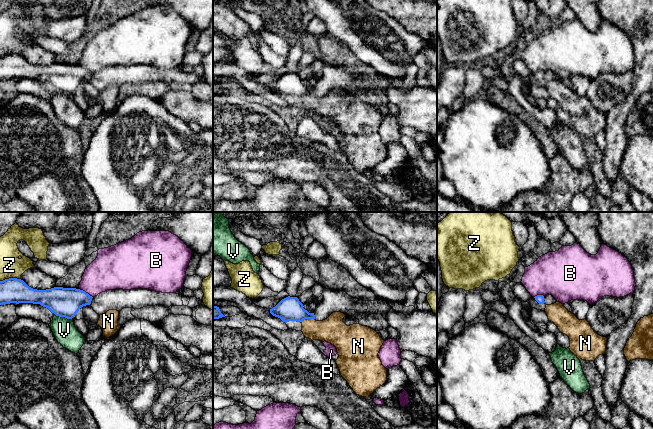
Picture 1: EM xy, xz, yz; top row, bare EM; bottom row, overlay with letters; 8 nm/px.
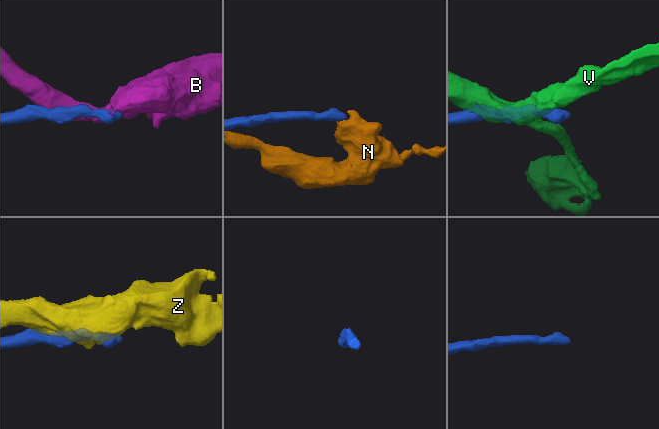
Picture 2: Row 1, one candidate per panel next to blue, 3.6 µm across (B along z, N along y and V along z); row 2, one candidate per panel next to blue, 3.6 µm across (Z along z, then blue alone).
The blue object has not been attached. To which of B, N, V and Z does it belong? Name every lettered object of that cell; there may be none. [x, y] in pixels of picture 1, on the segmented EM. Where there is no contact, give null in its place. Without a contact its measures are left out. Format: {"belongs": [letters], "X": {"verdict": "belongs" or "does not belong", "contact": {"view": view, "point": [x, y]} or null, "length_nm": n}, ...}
{"belongs": [], "B": {"verdict": "does not belong", "contact": {"view": "xy", "point": [84, 291]}, "length_nm": 140}, "N": {"verdict": "does not belong", "contact": {"view": "xz", "point": [307, 318]}, "length_nm": 120}, "V": {"verdict": "does not belong", "contact": {"view": "xy", "point": [62, 316]}, "length_nm": 130}, "Z": {"verdict": "does not belong", "contact": {"view": "xy", "point": [10, 278]}, "length_nm": 170}}

